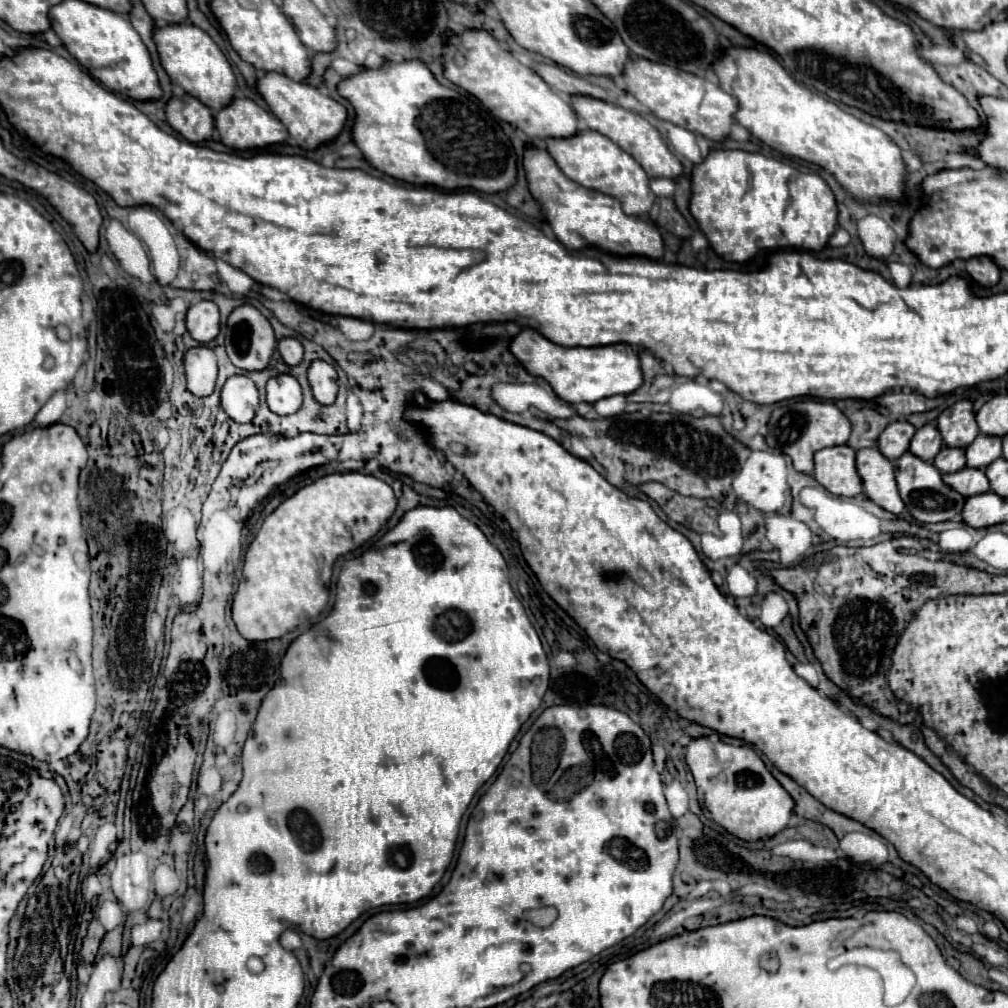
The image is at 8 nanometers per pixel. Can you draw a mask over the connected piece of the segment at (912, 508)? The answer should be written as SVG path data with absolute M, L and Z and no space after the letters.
M907 451L905 455L901 455L895 461L895 479L897 479L899 493L901 493L901 499L905 501L907 511L911 513L913 519L917 519L921 523L951 521L957 515L961 515L961 511L965 507L967 497L963 497L961 493L955 493L955 489L945 485L943 473L931 461L923 461L917 455L913 455L911 451Z

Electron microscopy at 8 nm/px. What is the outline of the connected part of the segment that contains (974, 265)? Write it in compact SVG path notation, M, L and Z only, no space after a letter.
M973 257L973 259L967 259L965 271L969 273L969 277L979 287L985 287L985 289L997 285L999 275L1001 275L1001 269L989 257Z

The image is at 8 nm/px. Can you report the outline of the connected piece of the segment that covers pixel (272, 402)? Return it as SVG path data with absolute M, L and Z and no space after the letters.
M277 375L267 381L267 405L273 413L291 415L299 411L301 401L301 385L293 375Z

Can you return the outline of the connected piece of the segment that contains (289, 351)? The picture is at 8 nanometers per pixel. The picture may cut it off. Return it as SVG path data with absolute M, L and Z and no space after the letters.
M297 339L279 341L279 353L287 365L299 365L303 359L303 345Z

